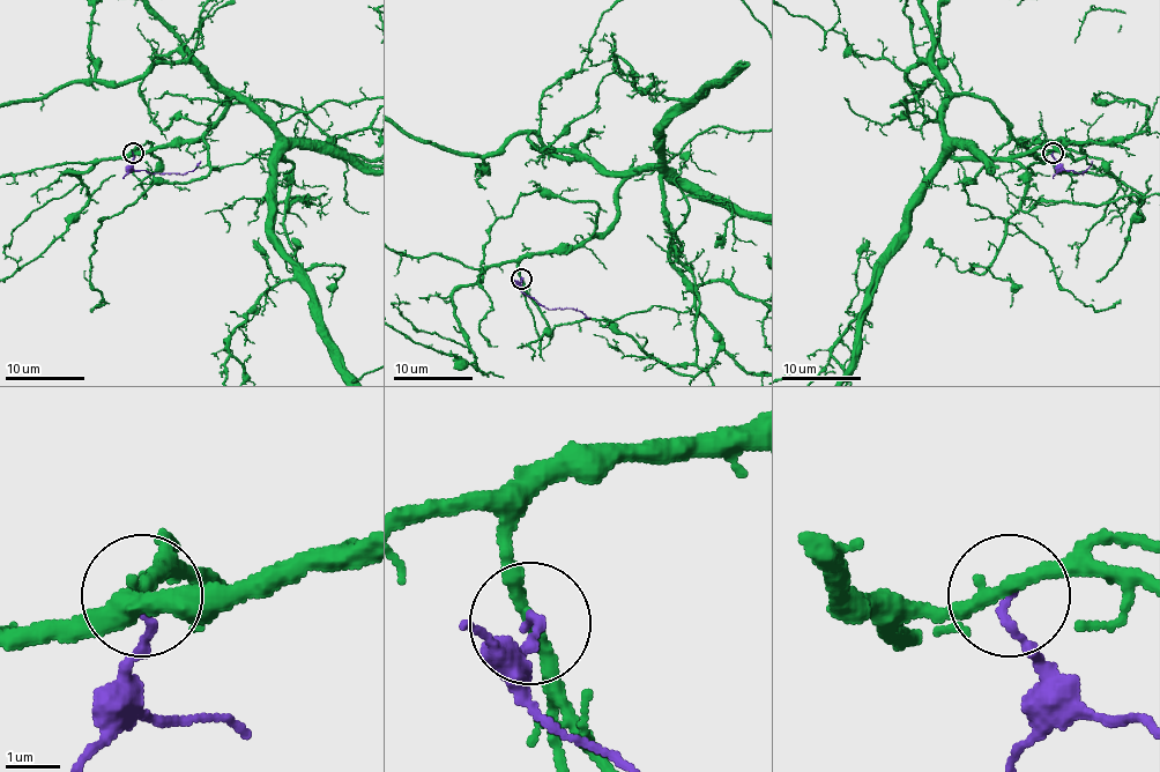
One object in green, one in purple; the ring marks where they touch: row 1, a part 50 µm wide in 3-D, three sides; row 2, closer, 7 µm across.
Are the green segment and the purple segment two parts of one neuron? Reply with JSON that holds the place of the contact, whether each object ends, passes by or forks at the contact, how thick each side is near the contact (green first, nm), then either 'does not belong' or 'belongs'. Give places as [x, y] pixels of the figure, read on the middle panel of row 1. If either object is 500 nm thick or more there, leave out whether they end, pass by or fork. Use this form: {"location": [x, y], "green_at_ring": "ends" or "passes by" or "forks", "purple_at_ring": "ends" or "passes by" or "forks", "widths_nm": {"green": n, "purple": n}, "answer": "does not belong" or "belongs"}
{"location": [521, 279], "green_at_ring": "passes by", "purple_at_ring": "ends", "widths_nm": {"green": 240, "purple": 140}, "answer": "does not belong"}

